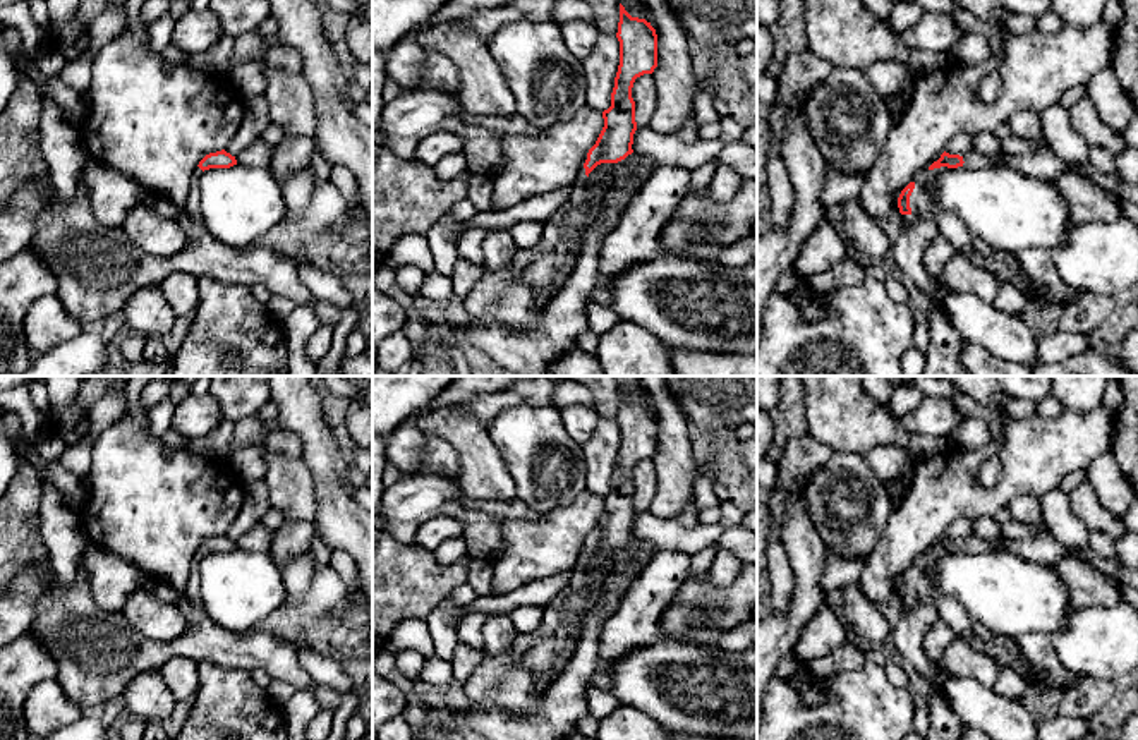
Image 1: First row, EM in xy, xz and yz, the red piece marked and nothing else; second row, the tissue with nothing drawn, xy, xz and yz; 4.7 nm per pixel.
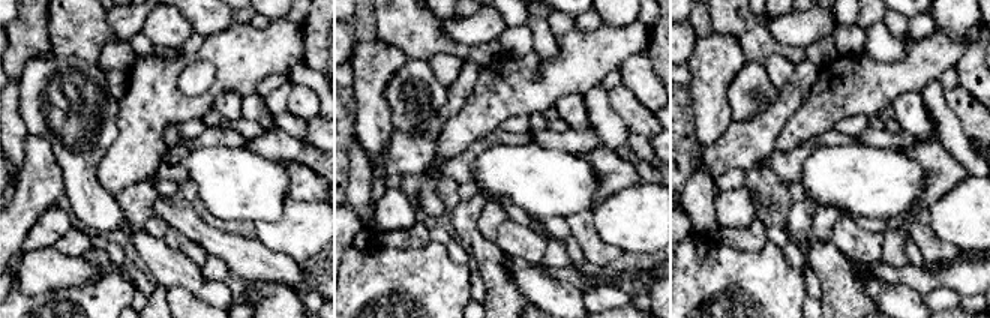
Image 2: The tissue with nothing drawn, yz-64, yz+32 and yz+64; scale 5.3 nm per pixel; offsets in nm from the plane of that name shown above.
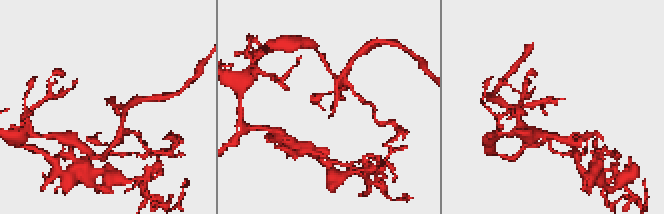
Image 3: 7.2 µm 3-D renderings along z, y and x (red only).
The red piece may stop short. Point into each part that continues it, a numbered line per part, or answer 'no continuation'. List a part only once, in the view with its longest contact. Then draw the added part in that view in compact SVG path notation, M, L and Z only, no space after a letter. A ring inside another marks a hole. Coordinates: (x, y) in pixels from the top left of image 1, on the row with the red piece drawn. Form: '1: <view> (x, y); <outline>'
1: yz (922, 201); M927 167L917 175L915 189L910 196L911 215L915 215L918 218L934 215L937 191L930 185L930 180L935 179L941 172L946 172L946 170L949 170L949 168L941 167L941 168L930 170Z

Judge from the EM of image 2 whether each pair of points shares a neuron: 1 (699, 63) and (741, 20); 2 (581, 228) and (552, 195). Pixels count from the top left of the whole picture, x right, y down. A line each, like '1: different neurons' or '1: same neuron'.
1: different neurons
2: different neurons

